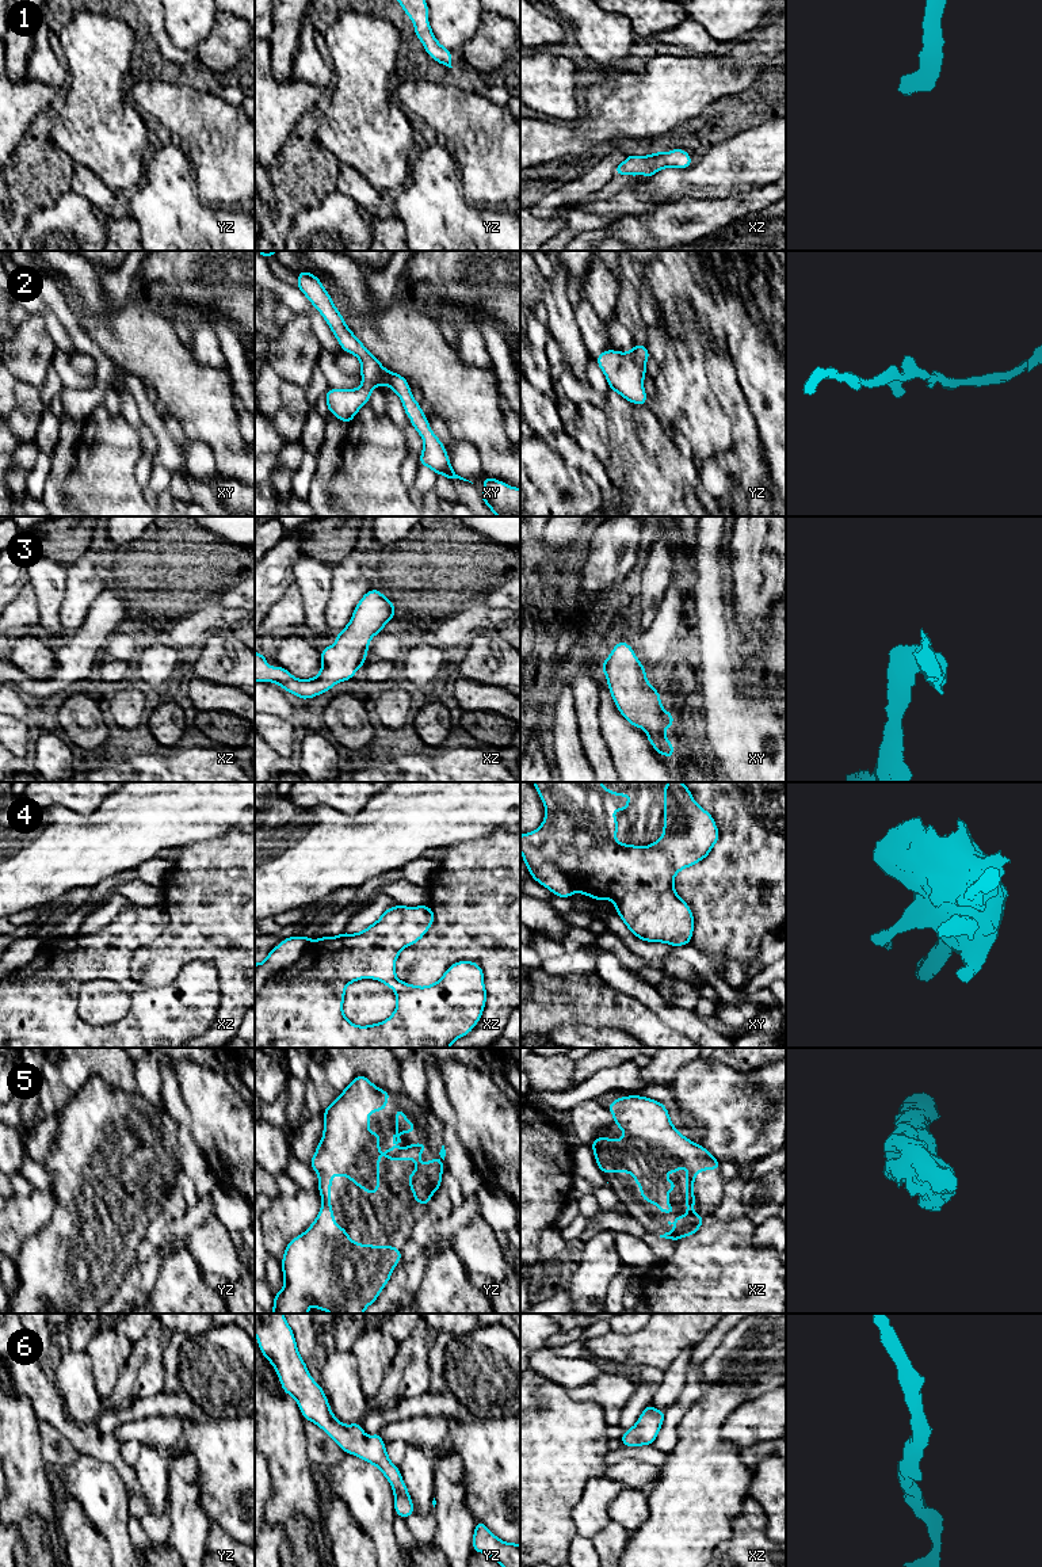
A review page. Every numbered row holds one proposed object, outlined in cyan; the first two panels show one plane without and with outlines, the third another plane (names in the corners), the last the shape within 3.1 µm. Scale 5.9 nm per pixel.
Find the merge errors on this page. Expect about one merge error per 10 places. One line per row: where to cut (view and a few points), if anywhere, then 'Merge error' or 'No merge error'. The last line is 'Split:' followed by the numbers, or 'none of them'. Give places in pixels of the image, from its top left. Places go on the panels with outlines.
1: No split. No merge error
2: No split. No merge error
3: No split. No merge error
4: No split. No merge error
5: No split. No merge error
6: No split. No merge error
Split: none of them

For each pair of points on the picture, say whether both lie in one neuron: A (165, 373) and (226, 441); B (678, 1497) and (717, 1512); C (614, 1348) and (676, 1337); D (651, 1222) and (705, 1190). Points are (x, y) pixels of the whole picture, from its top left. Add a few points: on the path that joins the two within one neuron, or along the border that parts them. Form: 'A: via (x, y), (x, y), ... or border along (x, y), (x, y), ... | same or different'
A: via (182, 389), (217, 424) | same
B: via (687, 1502), (698, 1512), (707, 1512) | same
C: via (629, 1348), (633, 1344), (657, 1344), (661, 1339) | same
D: via (664, 1208), (682, 1190), (691, 1190) | same

